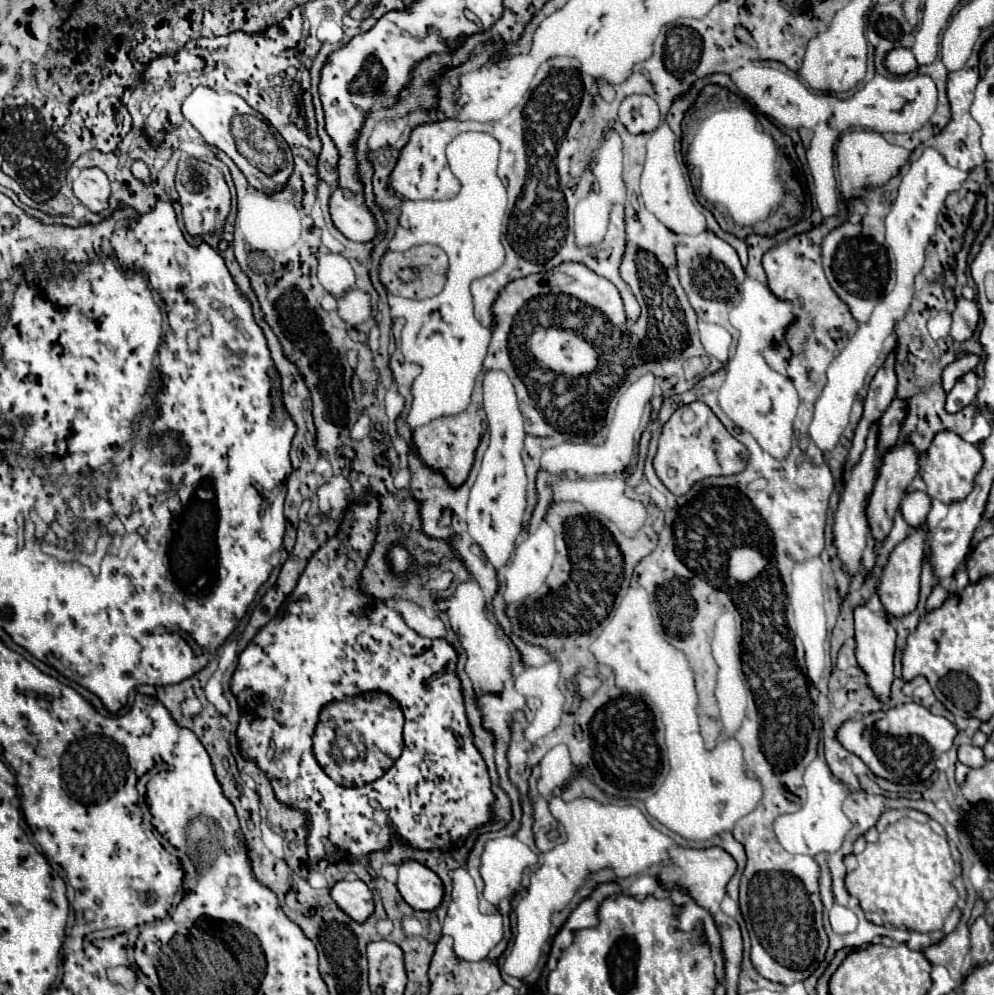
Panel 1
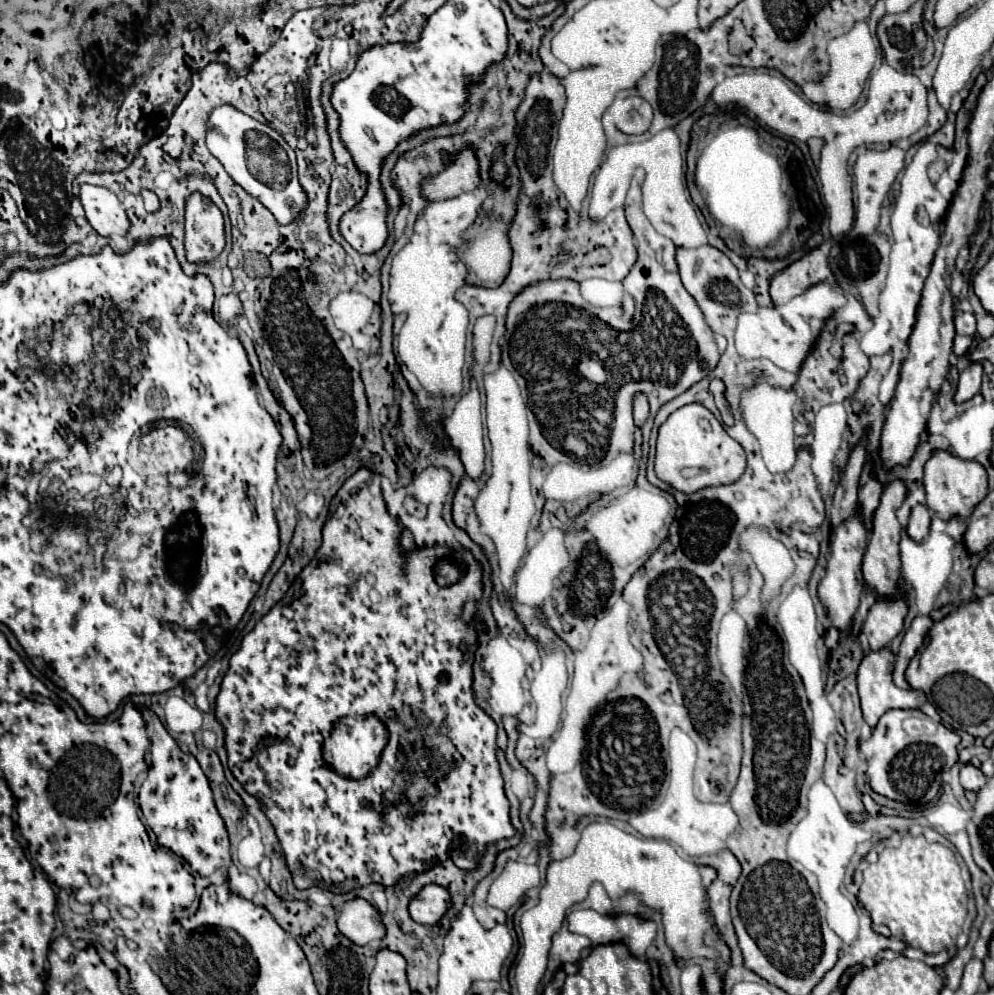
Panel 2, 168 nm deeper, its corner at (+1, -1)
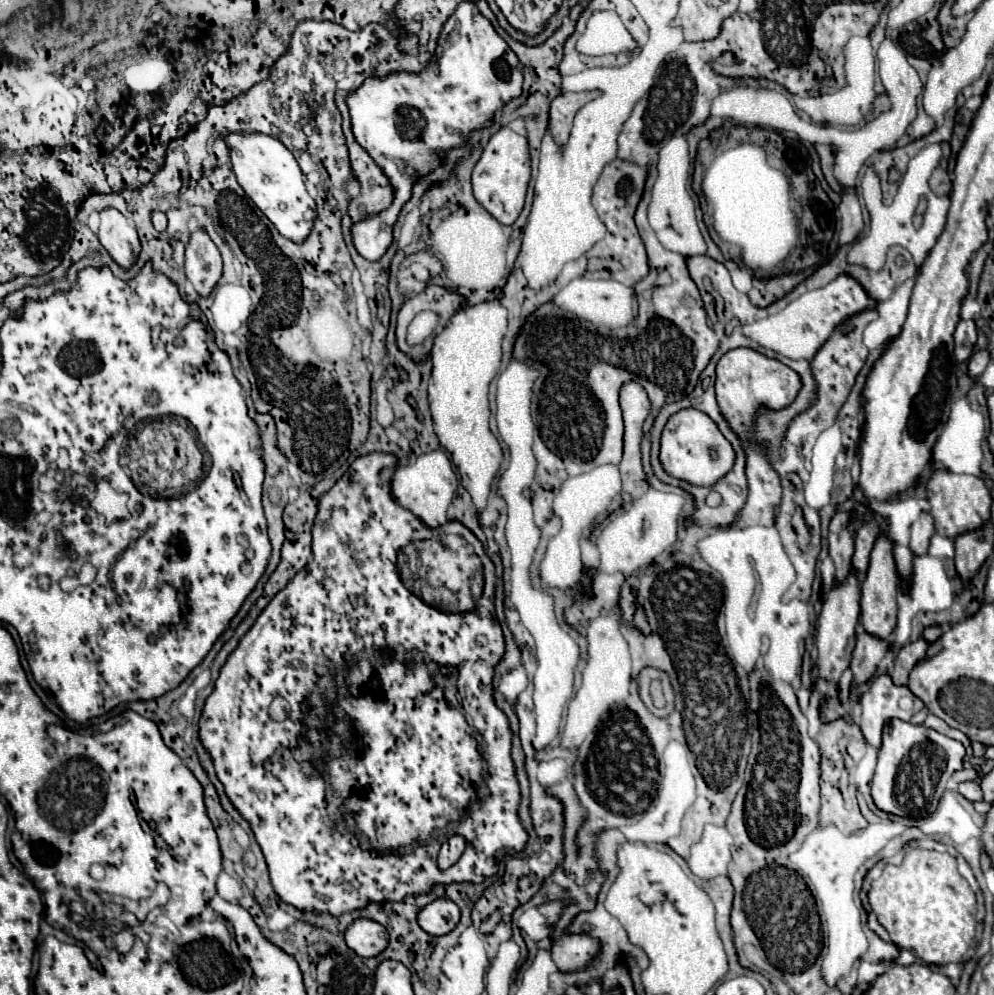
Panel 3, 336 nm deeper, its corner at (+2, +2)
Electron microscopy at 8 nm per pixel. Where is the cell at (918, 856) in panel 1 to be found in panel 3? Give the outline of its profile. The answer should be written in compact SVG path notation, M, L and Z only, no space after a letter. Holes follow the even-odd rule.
M908 849L904 853L904 861L900 865L884 865L882 875L872 881L872 887L868 891L868 901L872 907L872 913L878 917L880 925L890 933L892 943L896 945L924 945L924 951L928 953L928 959L922 959L926 963L944 965L958 961L962 963L964 953L968 951L974 935L976 935L976 895L968 887L966 879L958 873L956 859L950 853L938 853L930 849Z

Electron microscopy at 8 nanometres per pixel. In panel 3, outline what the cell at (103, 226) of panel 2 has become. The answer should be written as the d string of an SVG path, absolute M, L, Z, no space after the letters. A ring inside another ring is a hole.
M114 207L100 211L98 239L112 255L112 259L124 269L128 269L140 253L140 241L134 225L130 225L130 221L122 217L122 213L118 213Z

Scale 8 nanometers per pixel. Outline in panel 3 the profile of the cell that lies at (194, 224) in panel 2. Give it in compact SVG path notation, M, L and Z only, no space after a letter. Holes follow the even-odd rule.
M200 229L192 231L186 245L186 277L200 295L210 295L222 275L222 257L210 235Z

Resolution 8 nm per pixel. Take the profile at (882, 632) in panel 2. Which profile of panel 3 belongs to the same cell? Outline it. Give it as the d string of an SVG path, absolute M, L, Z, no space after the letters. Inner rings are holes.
M862 631L856 639L856 647L854 647L854 653L852 653L852 673L854 673L854 681L856 683L864 683L868 681L880 659L886 655L888 651L888 641L882 641L880 637L870 637L870 633Z

